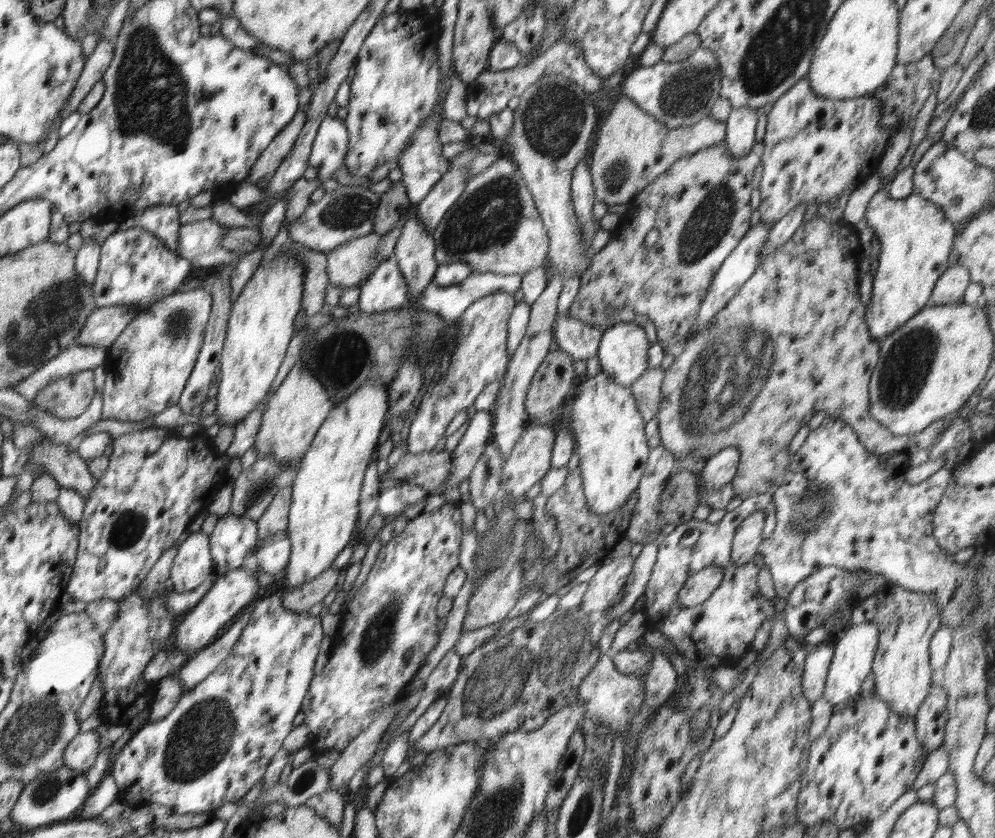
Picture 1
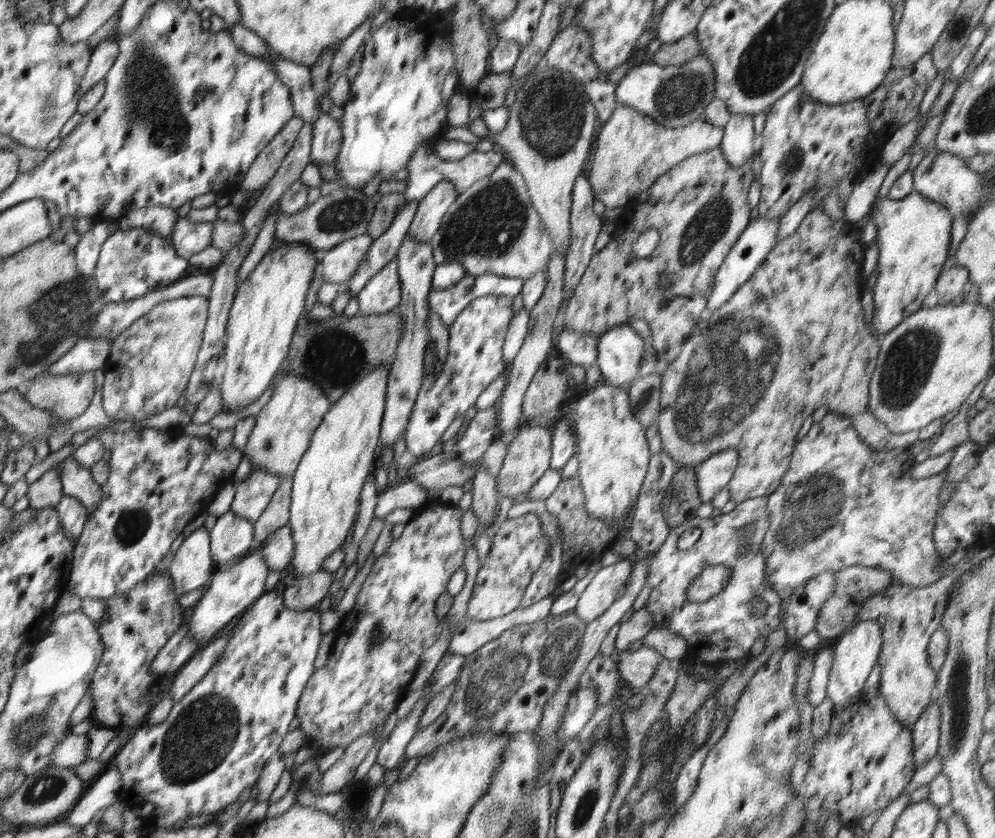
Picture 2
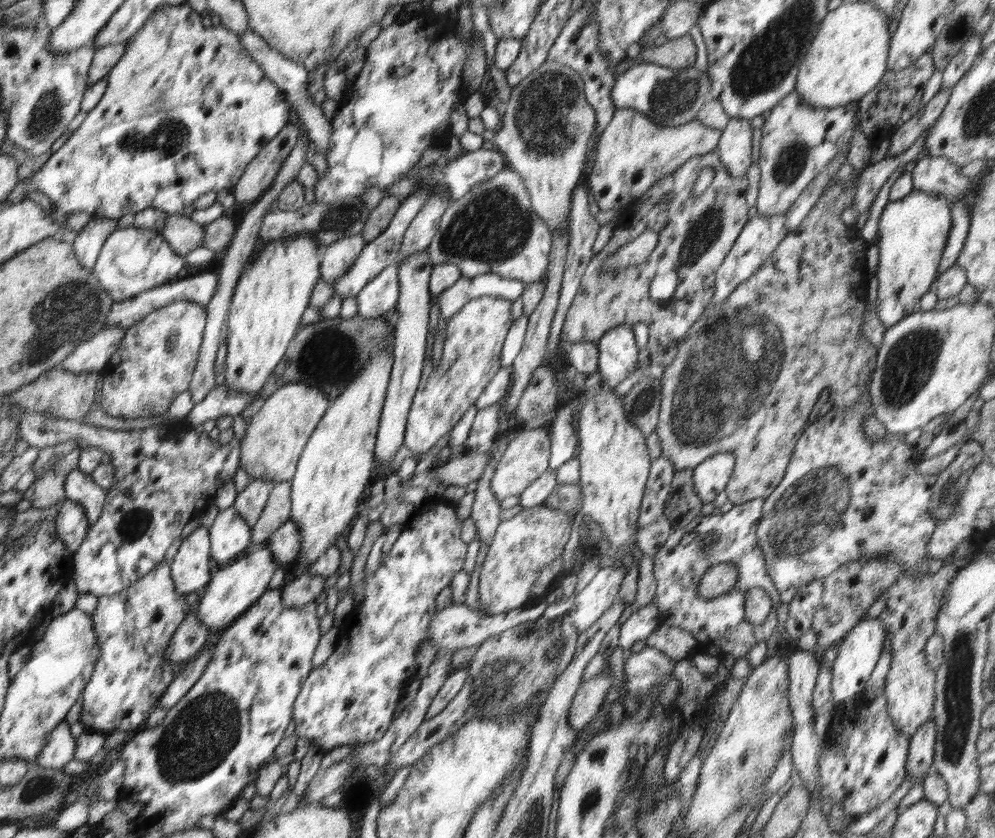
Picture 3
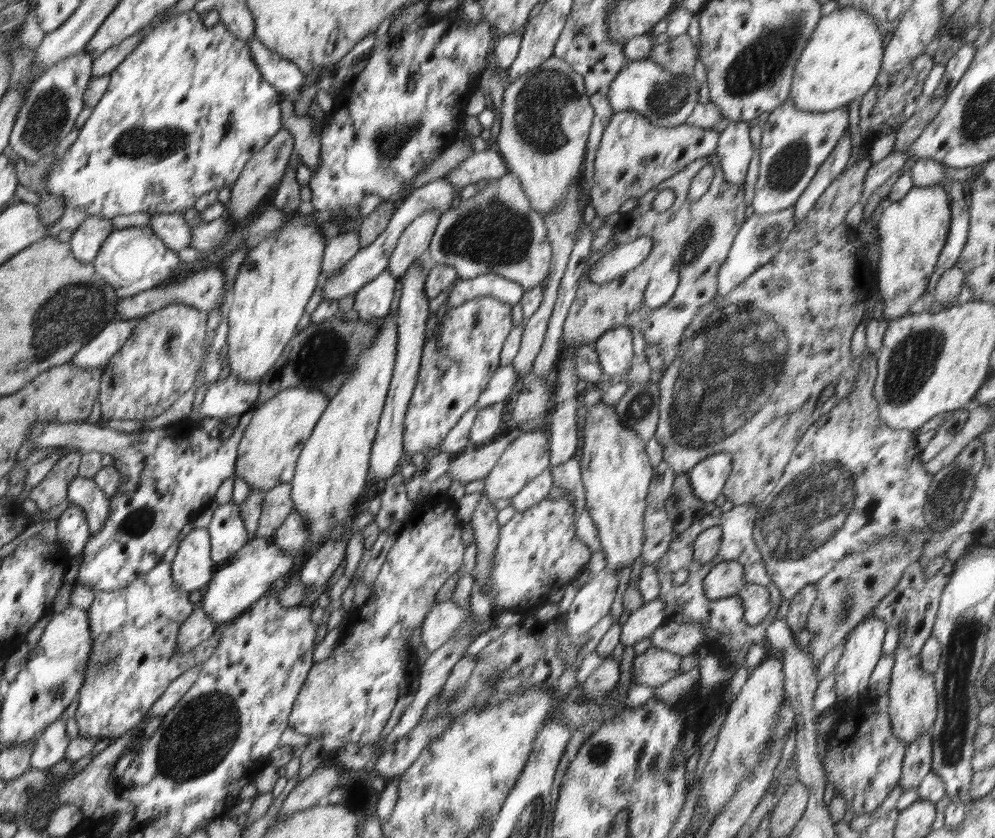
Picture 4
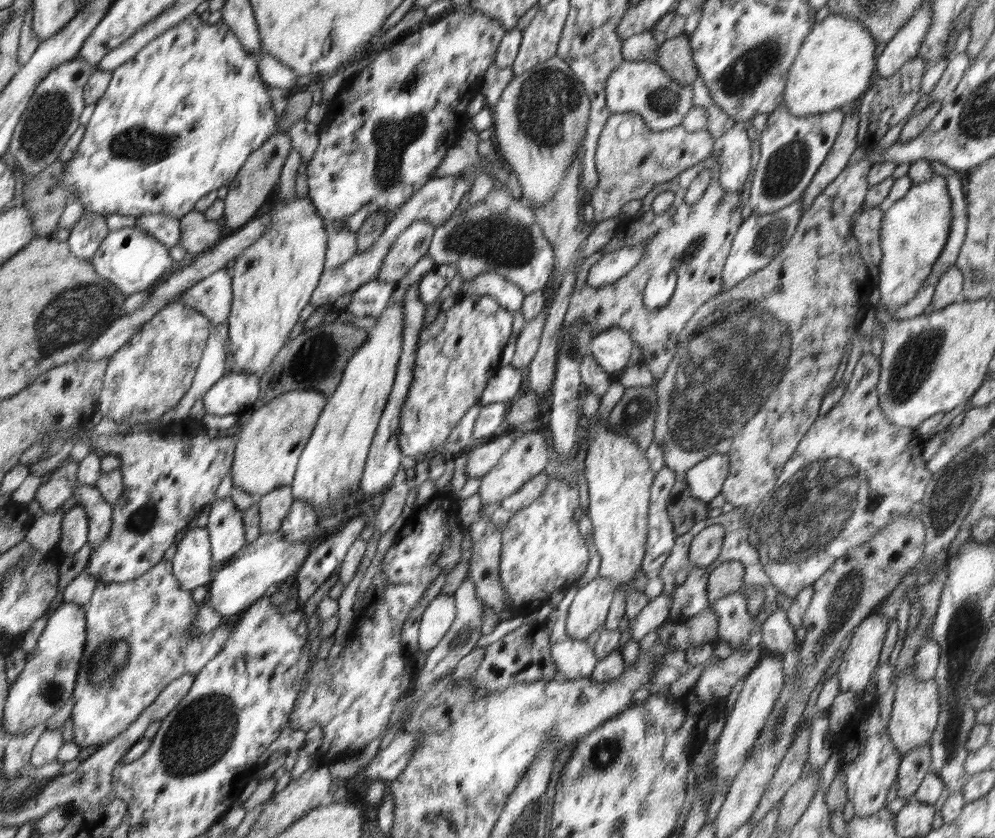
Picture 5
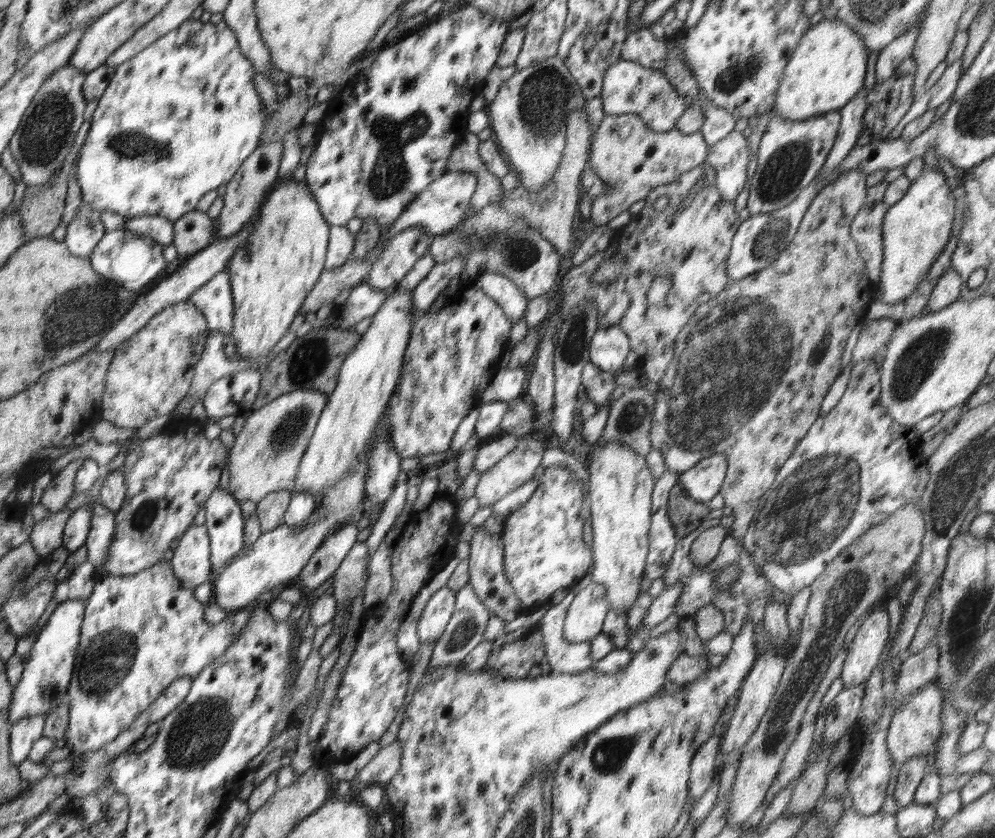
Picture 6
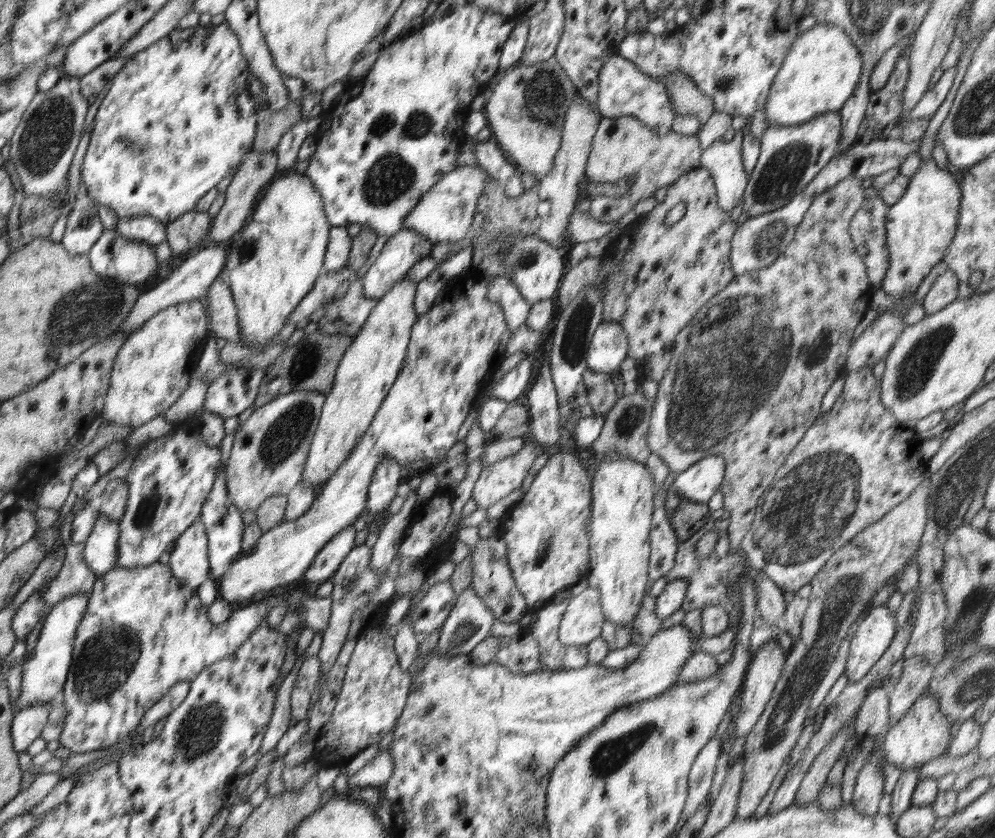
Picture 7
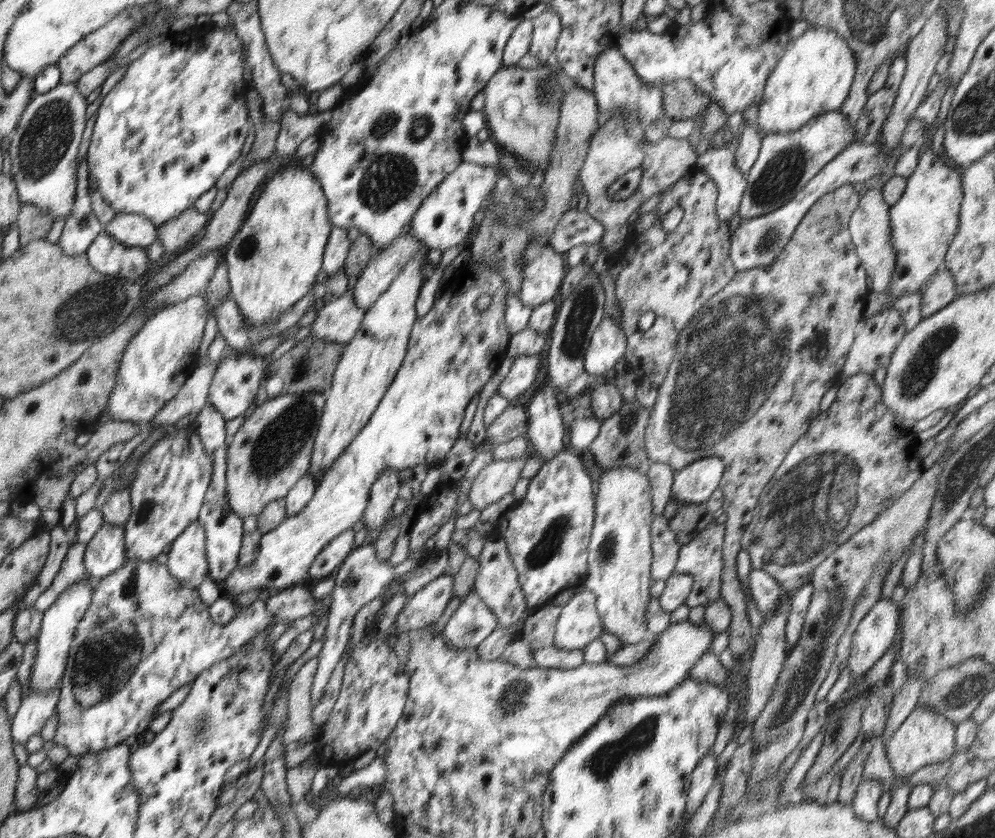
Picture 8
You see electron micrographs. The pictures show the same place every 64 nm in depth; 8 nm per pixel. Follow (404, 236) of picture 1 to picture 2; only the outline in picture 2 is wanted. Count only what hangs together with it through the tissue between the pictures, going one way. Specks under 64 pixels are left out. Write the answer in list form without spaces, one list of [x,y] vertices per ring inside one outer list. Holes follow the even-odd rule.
[[[409,234],[404,237],[397,256],[397,273],[401,284],[401,299],[396,311],[401,315],[401,338],[398,341],[392,368],[387,378],[387,397],[379,434],[379,448],[381,452],[385,446],[394,446],[400,434],[407,428],[410,413],[416,397],[422,386],[424,353],[430,341],[428,322],[428,295],[431,291],[433,272],[437,267],[434,262],[430,243],[416,243]]]

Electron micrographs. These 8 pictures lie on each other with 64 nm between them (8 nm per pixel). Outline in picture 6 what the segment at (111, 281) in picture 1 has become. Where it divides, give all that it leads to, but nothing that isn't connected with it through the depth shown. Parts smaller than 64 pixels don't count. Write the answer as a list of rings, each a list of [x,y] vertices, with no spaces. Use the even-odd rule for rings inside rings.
[[[122,228],[106,231],[88,258],[92,261],[95,272],[120,283],[126,290],[138,292],[162,270],[167,270],[168,262],[163,257],[163,250],[164,246],[148,236],[138,236]]]

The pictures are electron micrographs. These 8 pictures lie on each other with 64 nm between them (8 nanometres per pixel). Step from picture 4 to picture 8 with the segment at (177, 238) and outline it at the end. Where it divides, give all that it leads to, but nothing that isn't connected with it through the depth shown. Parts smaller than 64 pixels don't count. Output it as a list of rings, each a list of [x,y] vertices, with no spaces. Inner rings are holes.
[[[116,215],[112,221],[103,225],[103,232],[114,236],[122,245],[147,248],[156,240],[157,228],[154,222],[142,215]]]

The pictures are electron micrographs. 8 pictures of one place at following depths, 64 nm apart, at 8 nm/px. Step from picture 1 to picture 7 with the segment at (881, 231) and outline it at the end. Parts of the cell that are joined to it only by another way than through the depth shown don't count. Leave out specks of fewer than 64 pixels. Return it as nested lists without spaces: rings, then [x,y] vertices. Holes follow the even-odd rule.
[[[934,159],[923,160],[916,175],[909,180],[906,193],[887,210],[887,273],[881,289],[896,300],[910,297],[934,266],[944,259],[946,249],[956,236],[961,186],[949,170],[942,170]]]

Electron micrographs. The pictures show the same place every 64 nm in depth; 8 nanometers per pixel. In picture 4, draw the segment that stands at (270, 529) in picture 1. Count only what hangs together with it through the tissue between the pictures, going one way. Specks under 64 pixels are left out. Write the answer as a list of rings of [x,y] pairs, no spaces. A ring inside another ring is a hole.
[[[291,483],[279,484],[267,490],[262,501],[255,538],[272,537],[292,509]]]

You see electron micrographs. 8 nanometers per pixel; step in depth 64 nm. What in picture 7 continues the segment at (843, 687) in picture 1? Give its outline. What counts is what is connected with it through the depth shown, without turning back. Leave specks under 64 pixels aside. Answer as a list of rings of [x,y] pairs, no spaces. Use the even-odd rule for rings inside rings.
[[[882,604],[872,607],[868,616],[860,622],[850,641],[844,670],[850,683],[864,678],[884,655],[897,632],[895,620],[887,604]]]

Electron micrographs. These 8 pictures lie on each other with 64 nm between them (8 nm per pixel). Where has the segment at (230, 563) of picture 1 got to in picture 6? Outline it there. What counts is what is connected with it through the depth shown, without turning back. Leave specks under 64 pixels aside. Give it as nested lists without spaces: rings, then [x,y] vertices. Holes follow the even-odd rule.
[[[216,487],[206,499],[204,526],[209,534],[211,576],[215,577],[244,550],[244,520],[237,500]]]

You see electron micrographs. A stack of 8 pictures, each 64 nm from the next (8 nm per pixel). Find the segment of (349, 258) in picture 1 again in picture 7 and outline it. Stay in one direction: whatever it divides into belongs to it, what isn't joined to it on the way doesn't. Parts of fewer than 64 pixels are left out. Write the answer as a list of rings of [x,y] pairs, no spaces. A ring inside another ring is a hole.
[[[332,226],[329,232],[328,246],[322,272],[336,272],[347,266],[353,238],[348,235],[347,227]]]

